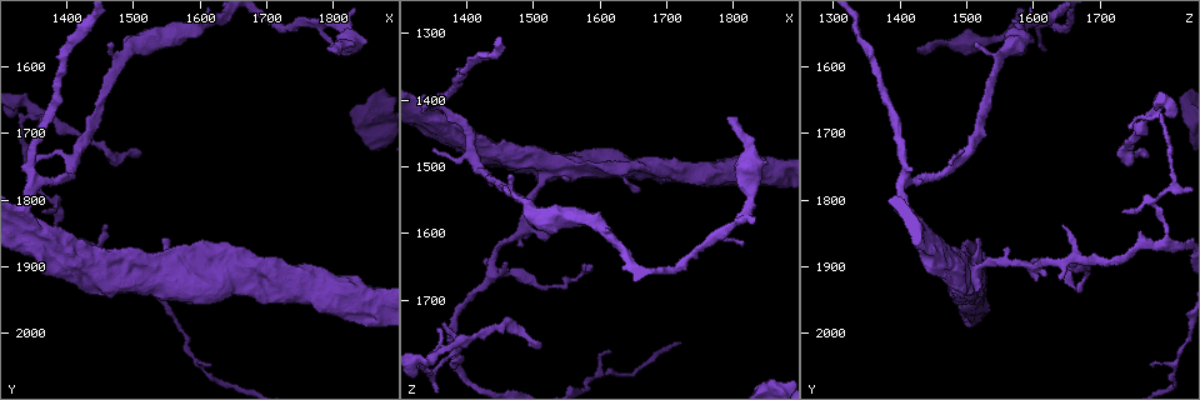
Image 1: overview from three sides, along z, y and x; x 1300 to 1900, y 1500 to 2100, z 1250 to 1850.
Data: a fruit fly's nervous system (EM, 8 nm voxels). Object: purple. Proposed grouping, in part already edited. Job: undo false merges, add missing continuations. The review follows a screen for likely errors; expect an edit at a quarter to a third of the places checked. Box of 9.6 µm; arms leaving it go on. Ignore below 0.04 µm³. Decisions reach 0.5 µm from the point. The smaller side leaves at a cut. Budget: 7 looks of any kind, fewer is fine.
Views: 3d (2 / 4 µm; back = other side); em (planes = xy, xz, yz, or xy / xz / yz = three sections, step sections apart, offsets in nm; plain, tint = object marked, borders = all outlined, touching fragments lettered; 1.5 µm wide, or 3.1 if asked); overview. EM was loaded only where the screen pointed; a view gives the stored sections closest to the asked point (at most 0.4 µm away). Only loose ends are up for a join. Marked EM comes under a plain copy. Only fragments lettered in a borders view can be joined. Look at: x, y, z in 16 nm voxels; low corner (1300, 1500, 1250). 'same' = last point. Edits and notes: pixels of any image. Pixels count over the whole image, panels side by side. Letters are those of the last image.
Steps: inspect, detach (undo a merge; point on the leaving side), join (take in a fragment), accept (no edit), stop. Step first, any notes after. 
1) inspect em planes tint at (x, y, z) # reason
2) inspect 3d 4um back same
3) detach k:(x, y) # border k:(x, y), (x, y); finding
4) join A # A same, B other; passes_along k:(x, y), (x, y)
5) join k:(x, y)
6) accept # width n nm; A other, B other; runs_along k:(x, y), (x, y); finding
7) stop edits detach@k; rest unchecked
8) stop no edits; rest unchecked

inspect em planes tint at (1380, 1865, 1800) # sharp bend

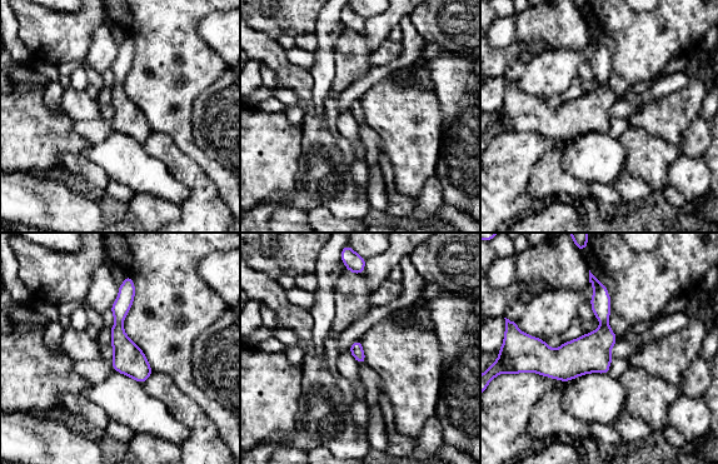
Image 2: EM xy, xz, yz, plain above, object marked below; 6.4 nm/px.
inspect em planes borders same # what lies round it

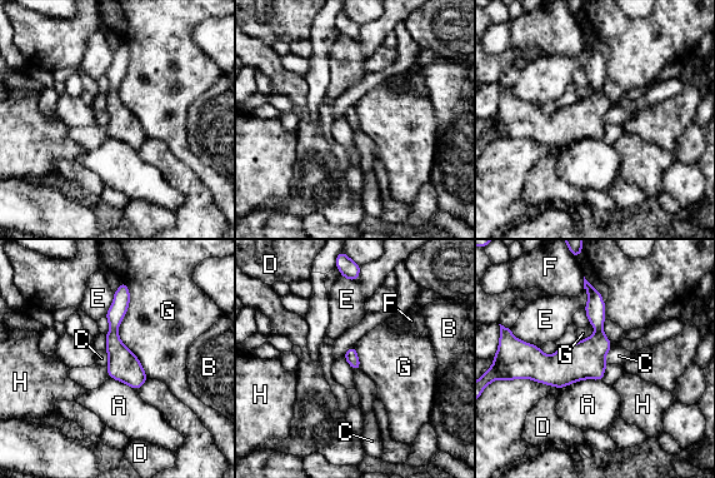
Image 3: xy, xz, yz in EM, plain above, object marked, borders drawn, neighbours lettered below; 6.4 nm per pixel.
accept # A other, B other, C other, D other, E other, F other, G other, H other; border 3:(611, 345), (605, 355), (606, 364); all the same neuron

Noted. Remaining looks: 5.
inspect 3d 2um back at (1460, 1840, 1645) # an open end

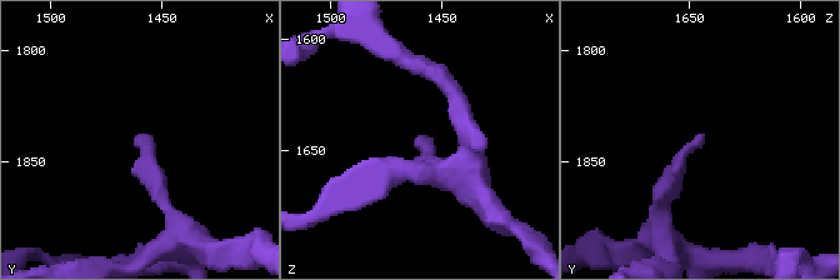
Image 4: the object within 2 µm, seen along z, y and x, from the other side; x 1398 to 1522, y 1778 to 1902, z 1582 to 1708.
inspect em yz step 4 tint at (1461, 1838, 1645)

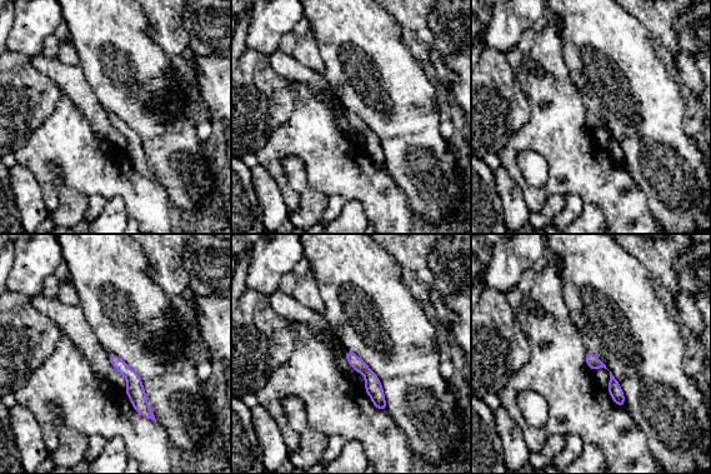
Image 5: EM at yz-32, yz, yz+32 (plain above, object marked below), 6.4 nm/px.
inspect em planes borders same # cut it another way

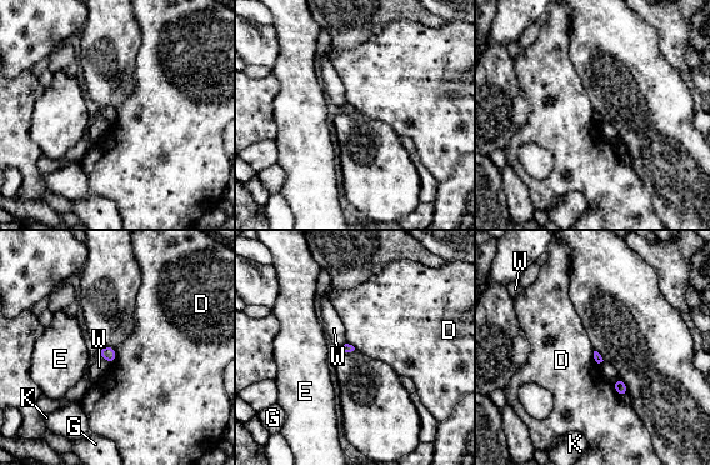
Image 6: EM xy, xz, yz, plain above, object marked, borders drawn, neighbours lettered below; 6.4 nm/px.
accept # D other, E other, G other, K other, W other; no lettered fragment goes on from it

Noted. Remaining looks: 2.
inspect 3d 2um at (1515, 1730, 1770)

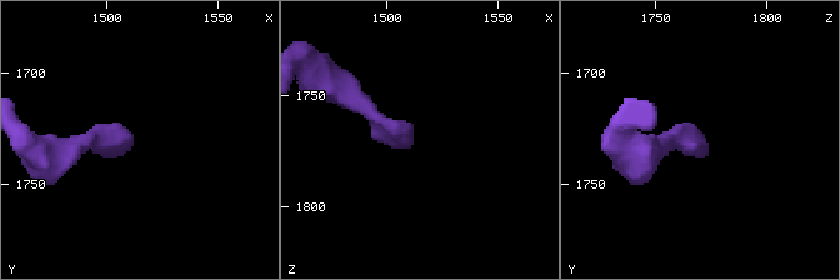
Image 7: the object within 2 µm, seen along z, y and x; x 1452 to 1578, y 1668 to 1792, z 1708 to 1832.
inspect em planes borders at (1512, 1733, 1771) # need the tissue

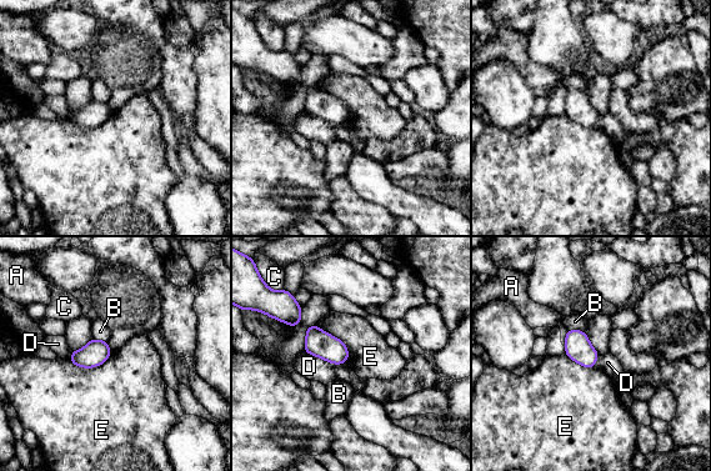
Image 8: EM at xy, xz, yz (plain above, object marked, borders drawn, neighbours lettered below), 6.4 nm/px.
accept # A other, B other, C other, D other, E other; border 8:(315, 325), (345, 345), (346, 362); no lettered fragment goes on from it

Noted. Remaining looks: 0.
stop no edits; rest unchecked

